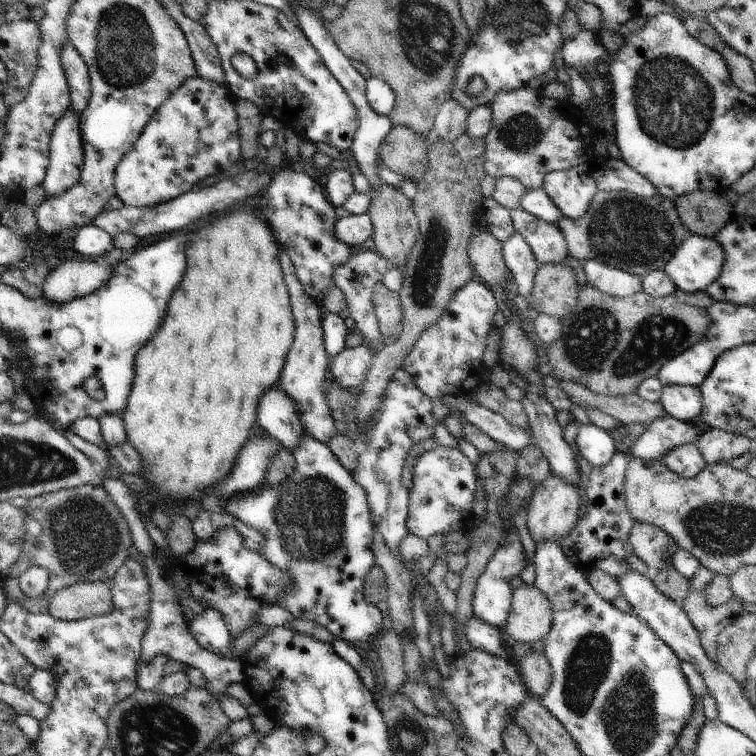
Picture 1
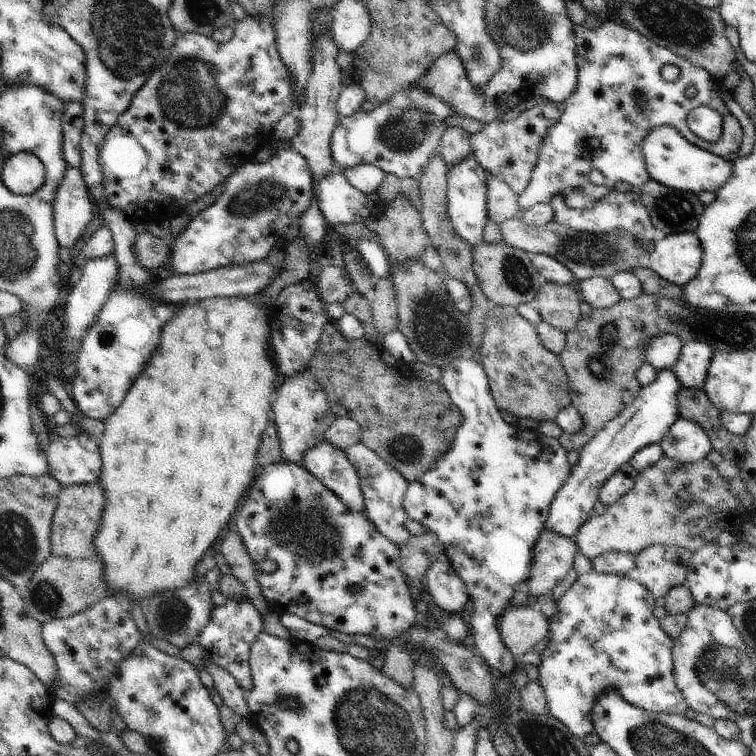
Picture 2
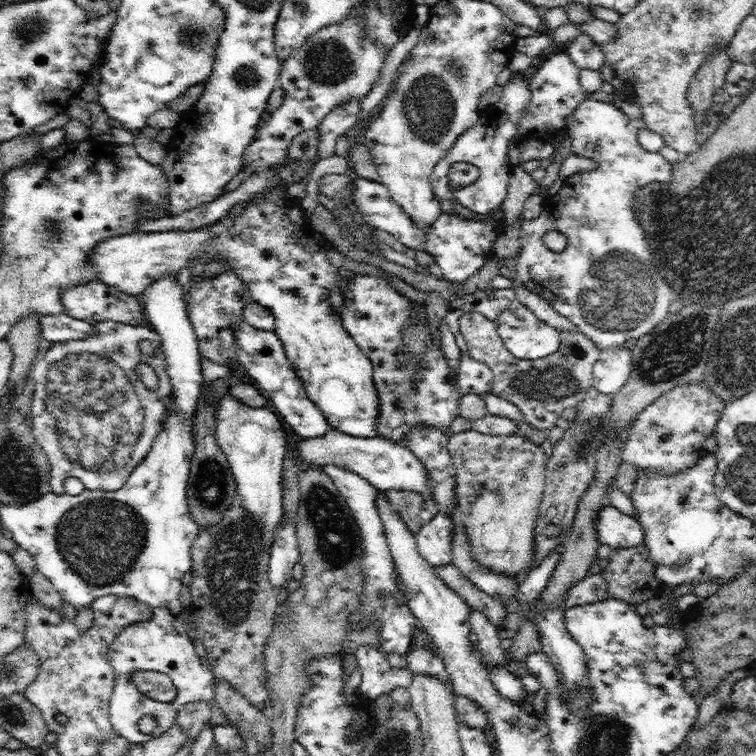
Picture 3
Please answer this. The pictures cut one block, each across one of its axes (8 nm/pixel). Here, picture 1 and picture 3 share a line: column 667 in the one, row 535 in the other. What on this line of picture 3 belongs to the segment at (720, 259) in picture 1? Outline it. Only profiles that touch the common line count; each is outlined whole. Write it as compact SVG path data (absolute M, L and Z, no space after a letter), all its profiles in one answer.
M229 393L220 398L216 406L216 441L220 449L226 453L228 464L232 469L237 492L240 493L242 507L252 513L252 517L260 523L264 545L270 552L272 539L275 536L276 525L279 525L283 514L283 498L281 487L281 474L283 469L283 458L286 452L286 437L282 431L281 417L265 407L251 407L244 405L239 400L232 398Z

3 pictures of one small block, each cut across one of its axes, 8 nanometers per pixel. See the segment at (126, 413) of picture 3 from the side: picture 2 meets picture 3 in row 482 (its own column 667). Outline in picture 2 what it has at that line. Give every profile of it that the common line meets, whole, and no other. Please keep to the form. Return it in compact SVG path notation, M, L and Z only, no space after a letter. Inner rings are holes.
M606 16L603 25L595 30L589 30L583 25L575 25L576 60L578 67L576 88L565 100L566 110L560 120L548 131L533 168L529 185L522 194L518 195L520 214L538 203L549 203L554 195L562 195L570 208L590 208L612 192L618 182L628 182L642 186L650 175L648 174L642 145L646 136L653 128L670 125L677 128L693 145L714 153L719 157L726 157L731 161L738 158L737 152L742 142L742 127L735 116L728 110L725 102L717 90L722 86L716 84L714 78L704 69L690 64L689 60L674 54L667 48L656 46L652 40L644 38L640 32L626 26L623 22L616 22L616 18ZM665 64L673 64L680 68L679 78L668 83L663 80L660 70ZM699 106L707 106L717 110L724 120L720 140L708 142L696 136L688 126L690 112Z

